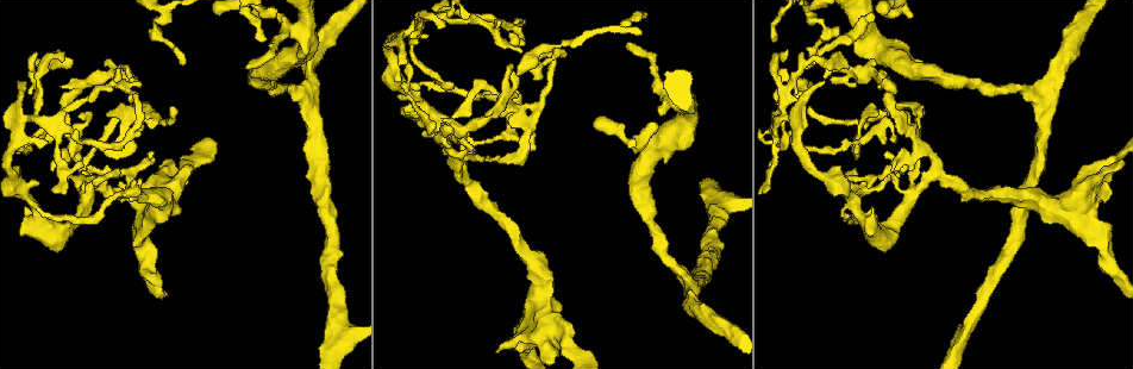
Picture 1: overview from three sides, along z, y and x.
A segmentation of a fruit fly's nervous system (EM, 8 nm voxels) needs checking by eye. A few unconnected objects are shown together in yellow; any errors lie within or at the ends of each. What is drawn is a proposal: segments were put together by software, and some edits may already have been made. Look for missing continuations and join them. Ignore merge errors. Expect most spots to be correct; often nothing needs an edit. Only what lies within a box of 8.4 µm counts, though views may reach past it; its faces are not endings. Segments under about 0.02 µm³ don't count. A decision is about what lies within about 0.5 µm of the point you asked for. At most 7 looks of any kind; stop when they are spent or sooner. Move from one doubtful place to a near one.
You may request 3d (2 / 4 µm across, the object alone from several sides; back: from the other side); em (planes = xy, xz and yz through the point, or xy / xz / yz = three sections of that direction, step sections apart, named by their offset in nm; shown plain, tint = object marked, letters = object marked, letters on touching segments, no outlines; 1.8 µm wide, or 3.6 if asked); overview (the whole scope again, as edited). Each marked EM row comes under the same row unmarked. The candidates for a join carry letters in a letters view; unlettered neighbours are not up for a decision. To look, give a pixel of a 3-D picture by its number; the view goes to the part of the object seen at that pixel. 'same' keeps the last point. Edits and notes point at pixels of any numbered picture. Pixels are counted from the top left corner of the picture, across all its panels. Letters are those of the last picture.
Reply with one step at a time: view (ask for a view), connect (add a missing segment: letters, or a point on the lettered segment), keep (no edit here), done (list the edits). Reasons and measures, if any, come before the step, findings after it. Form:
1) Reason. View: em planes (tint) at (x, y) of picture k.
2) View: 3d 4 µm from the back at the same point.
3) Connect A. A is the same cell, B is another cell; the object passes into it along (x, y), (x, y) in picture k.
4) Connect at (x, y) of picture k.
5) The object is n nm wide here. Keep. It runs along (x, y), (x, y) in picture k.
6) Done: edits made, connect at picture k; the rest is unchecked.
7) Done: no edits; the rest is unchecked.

View: em 3.6 µm planes (letters) at (125, 132) of picture 1.

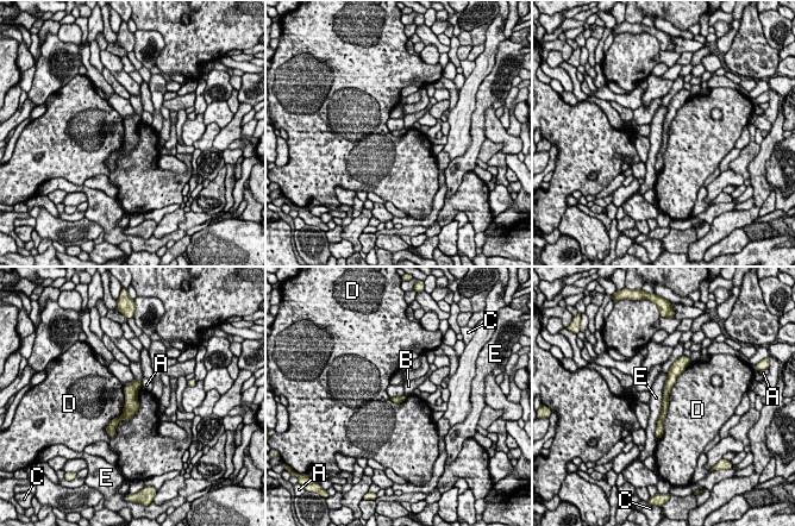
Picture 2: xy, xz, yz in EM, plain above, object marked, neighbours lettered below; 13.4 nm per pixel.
Keep. A, B, C, D and E are other cells; it runs along (676, 368), (665, 392), (658, 433) in picture 2; no lettered segment goes on from it.

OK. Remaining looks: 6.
Sharp bend. View: 3d 4 µm at (541, 51) of picture 1.

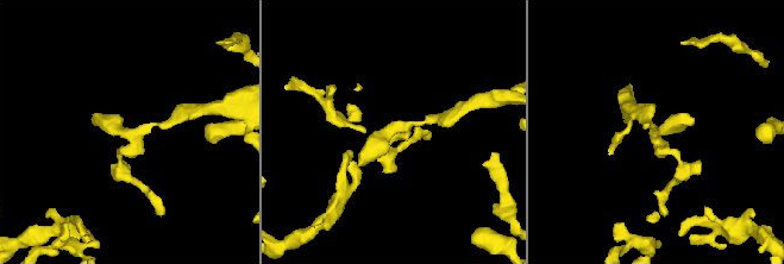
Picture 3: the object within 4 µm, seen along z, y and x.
View: em xz step 16 (letters) at (130, 148) of picture 3.

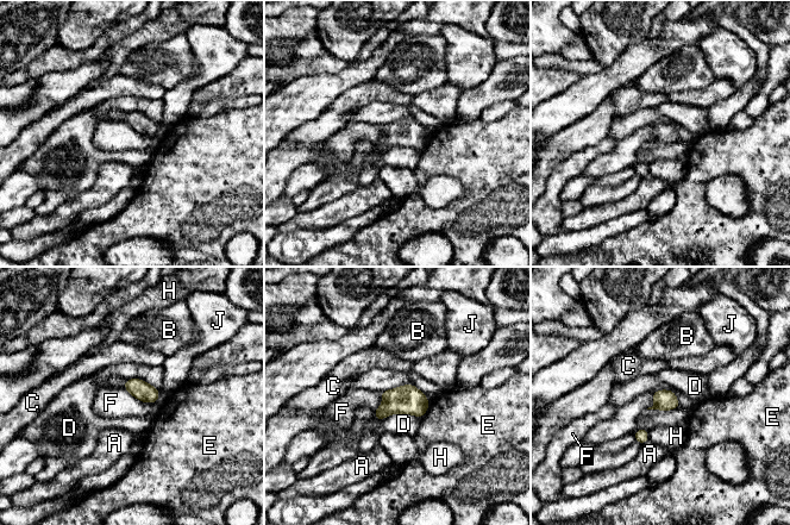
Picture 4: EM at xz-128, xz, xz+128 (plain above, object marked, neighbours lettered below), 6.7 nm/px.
The object is 130 nm wide here. Keep. A, B, C, D, E, F, H and J are other cells; a border runs along (123, 387), (146, 402), (161, 394) in picture 4; none of them fits.

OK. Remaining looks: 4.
End of a long branch. View: em planes (letters) at (271, 16) of picture 1.

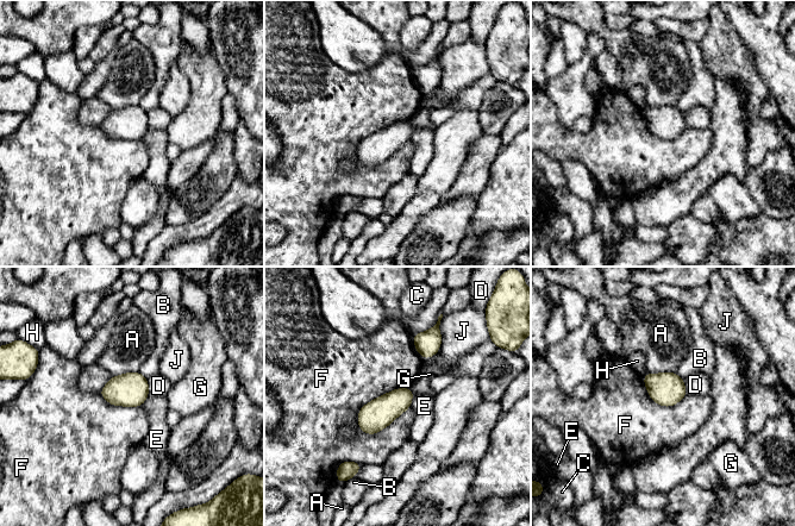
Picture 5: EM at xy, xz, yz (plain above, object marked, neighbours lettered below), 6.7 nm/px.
The longest contact is with F, 460 nm. Keep. A, B, C, D, E, F, G, H and J are other cells; a border runs along (409, 387), (368, 401), (360, 430) in picture 5; no lettered segment goes on from it.

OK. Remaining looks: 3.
Done: no edits; the rest is unchecked.

